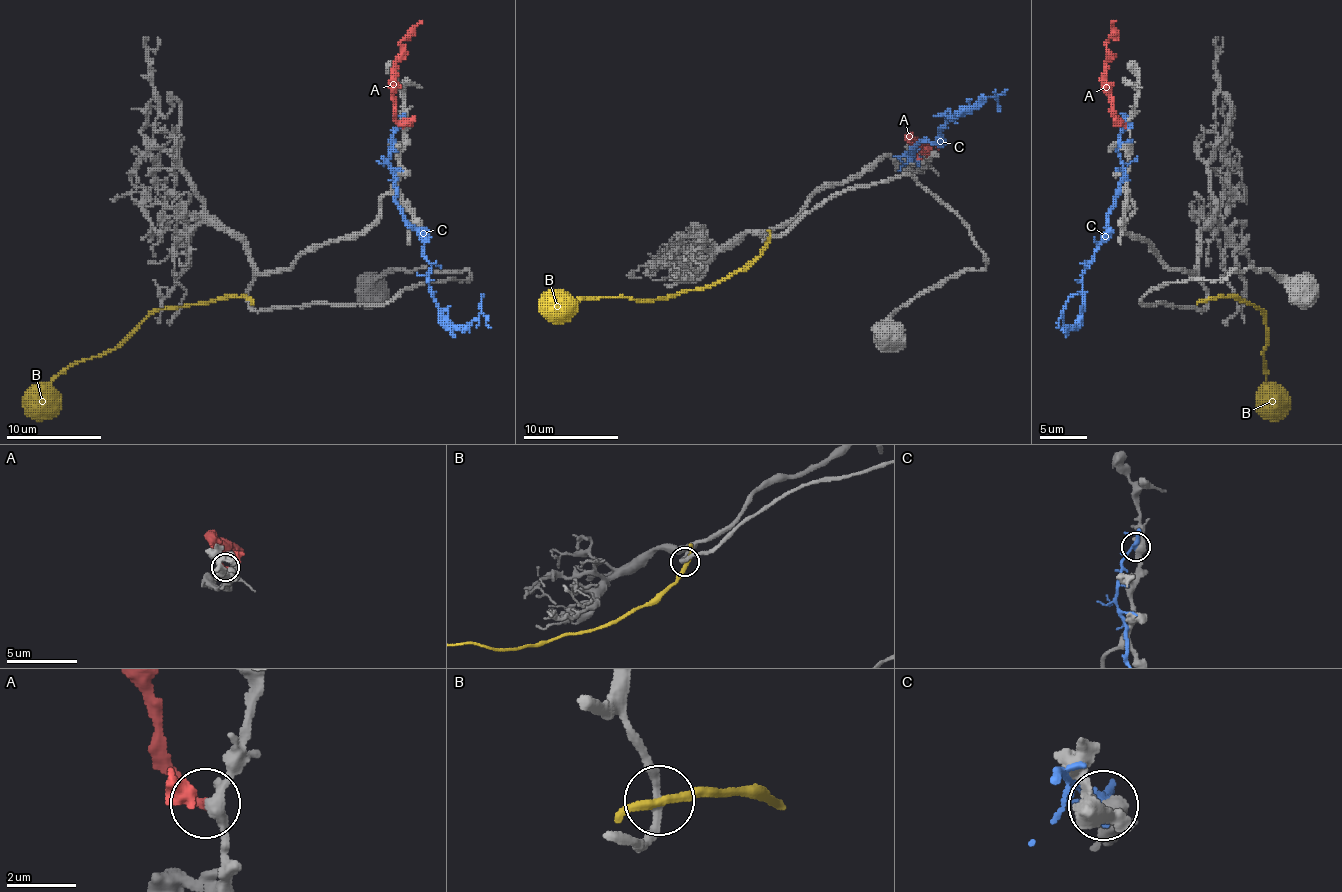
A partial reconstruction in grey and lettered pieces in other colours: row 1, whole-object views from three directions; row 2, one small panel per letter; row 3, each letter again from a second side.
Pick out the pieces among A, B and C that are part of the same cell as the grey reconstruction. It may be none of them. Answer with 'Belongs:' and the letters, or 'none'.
Belongs: A

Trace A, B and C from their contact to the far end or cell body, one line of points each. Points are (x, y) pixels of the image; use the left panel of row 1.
A: (403, 125), (396, 113), (396, 59), (400, 42), (422, 21)
B: (248, 299), (224, 297), (153, 311), (115, 347), (74, 361), (51, 382), (51, 401), (29, 416)
C: (403, 125), (388, 159), (396, 204), (424, 244), (429, 292), (448, 318), (467, 328), (484, 294)

